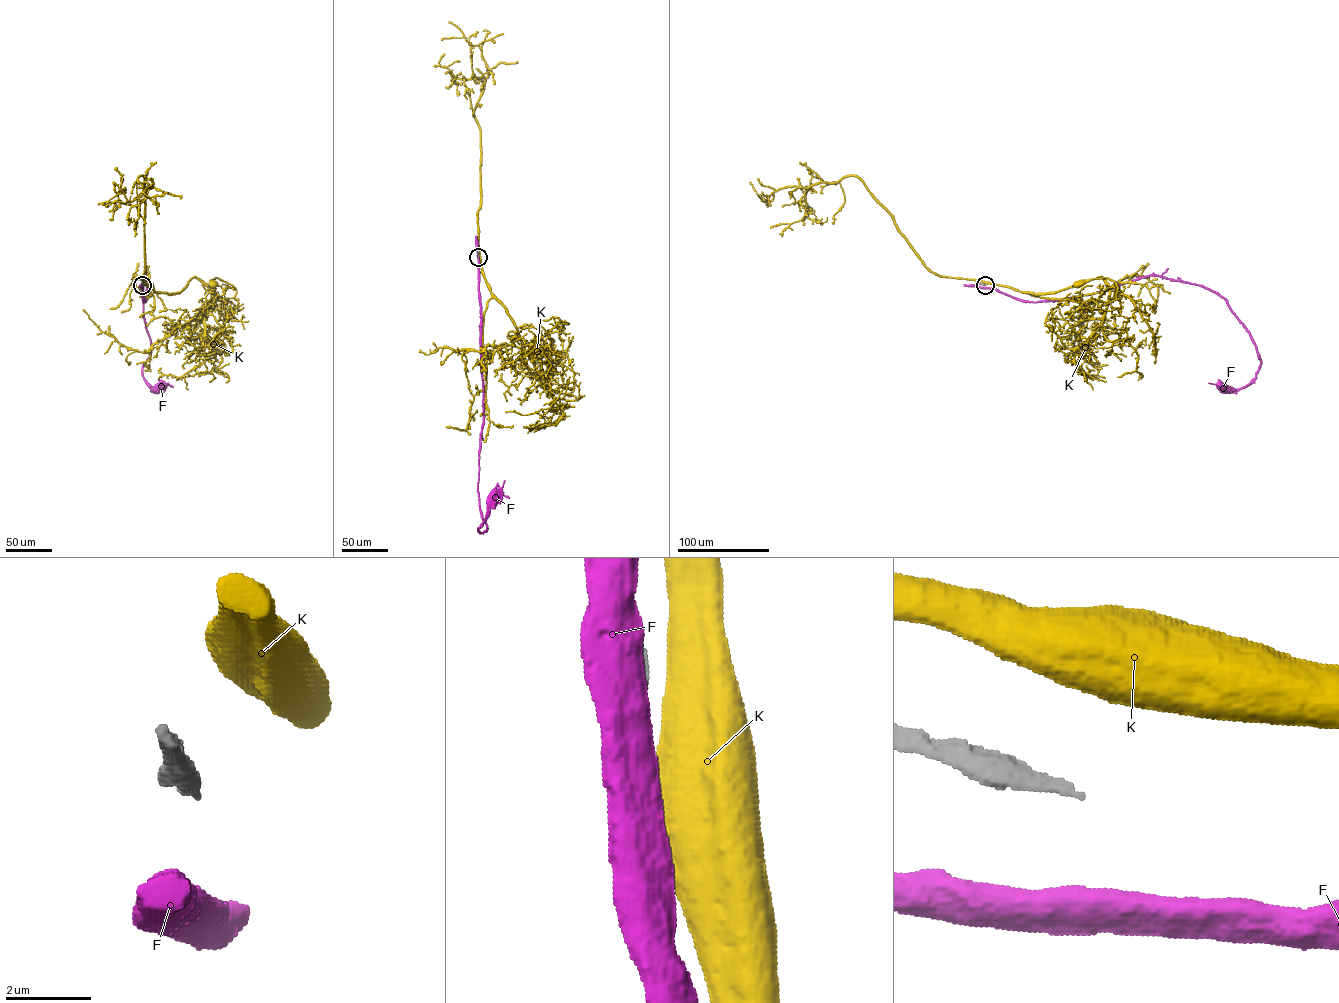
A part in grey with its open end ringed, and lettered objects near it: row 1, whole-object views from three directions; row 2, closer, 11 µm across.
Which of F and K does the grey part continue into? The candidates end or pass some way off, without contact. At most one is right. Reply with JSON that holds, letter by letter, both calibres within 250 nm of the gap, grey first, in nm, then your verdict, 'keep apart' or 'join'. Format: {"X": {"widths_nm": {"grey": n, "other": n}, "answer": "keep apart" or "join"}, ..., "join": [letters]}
{"F": {"widths_nm": {"grey": 280, "other": 700}, "answer": "keep apart"}, "K": {"widths_nm": {"grey": 280, "other": 750}, "answer": "keep apart"}, "join": []}

